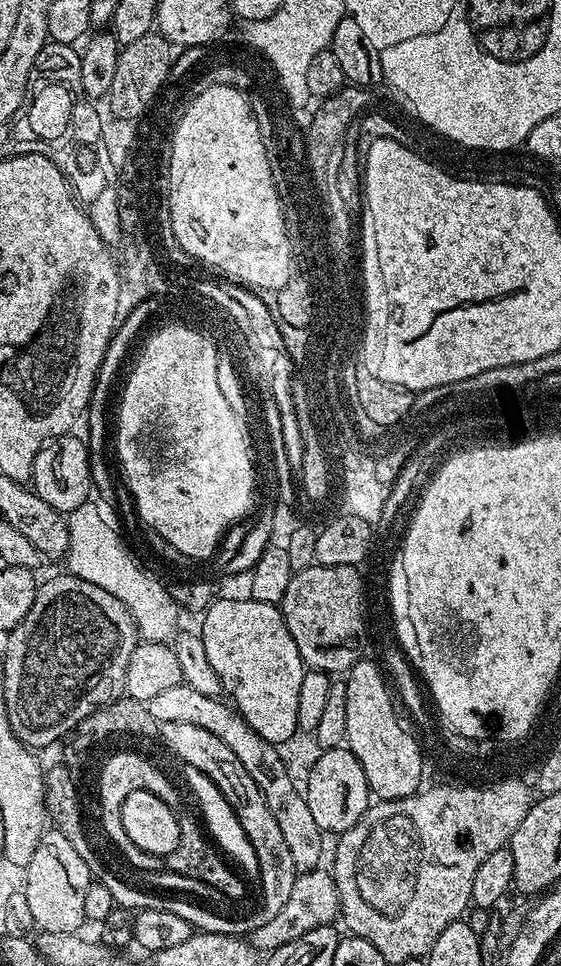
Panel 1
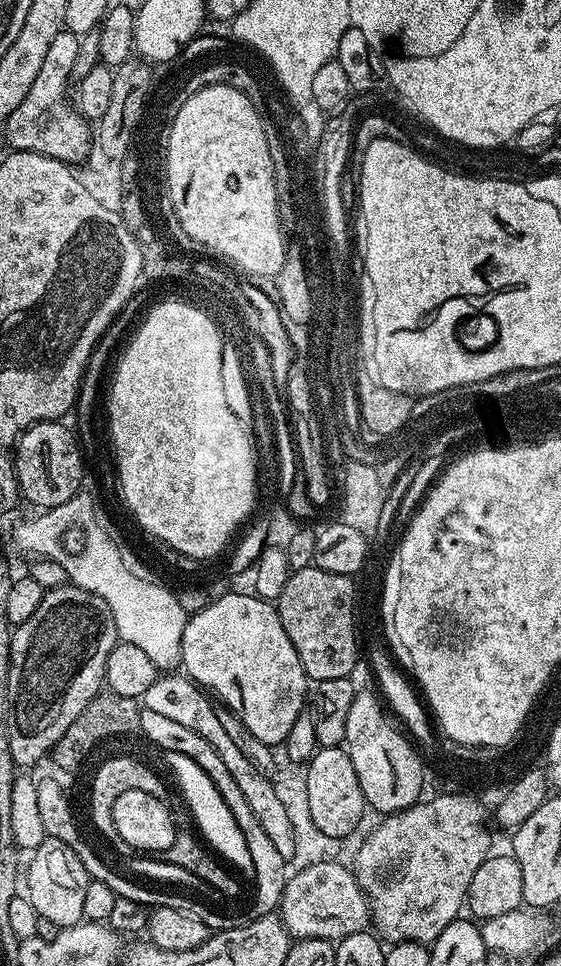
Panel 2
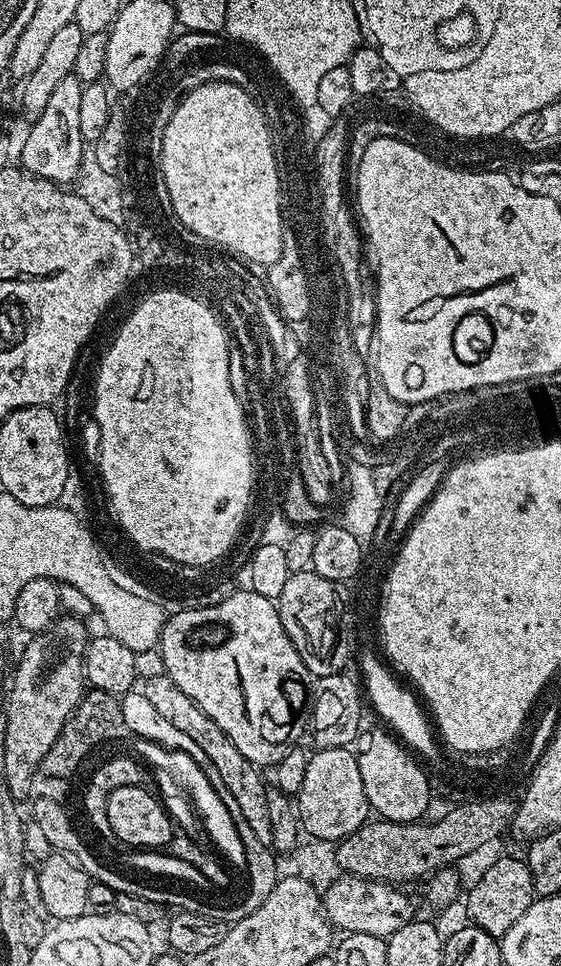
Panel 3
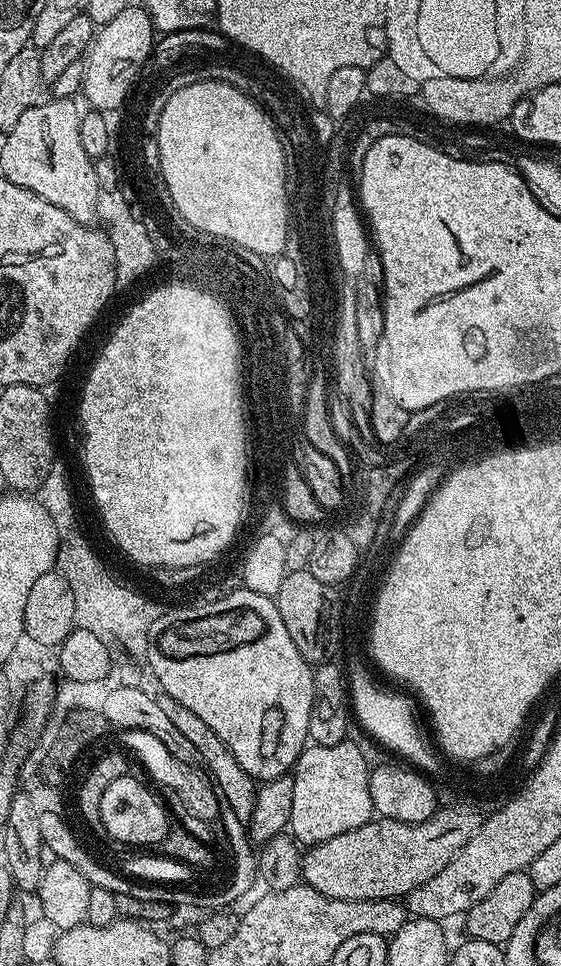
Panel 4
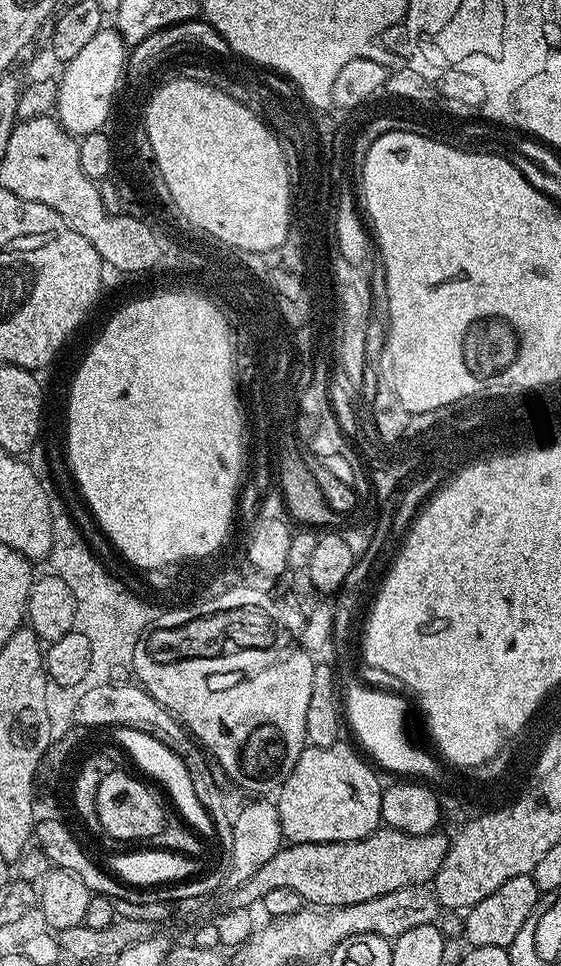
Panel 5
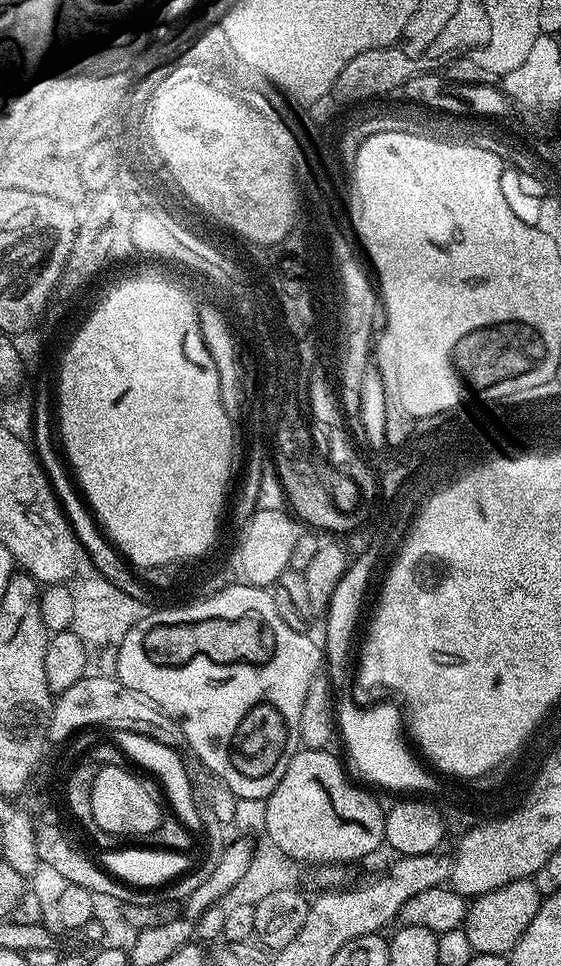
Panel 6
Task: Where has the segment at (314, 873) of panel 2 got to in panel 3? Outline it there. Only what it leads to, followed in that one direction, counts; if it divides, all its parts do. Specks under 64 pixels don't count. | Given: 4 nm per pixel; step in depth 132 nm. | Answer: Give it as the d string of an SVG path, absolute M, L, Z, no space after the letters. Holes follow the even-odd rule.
M340 874L323 889L322 911L333 929L340 931L341 928L341 933L357 932L387 938L394 934L394 930L402 930L402 926L414 919L412 900L400 891L404 890L383 880L367 880L361 876Z

